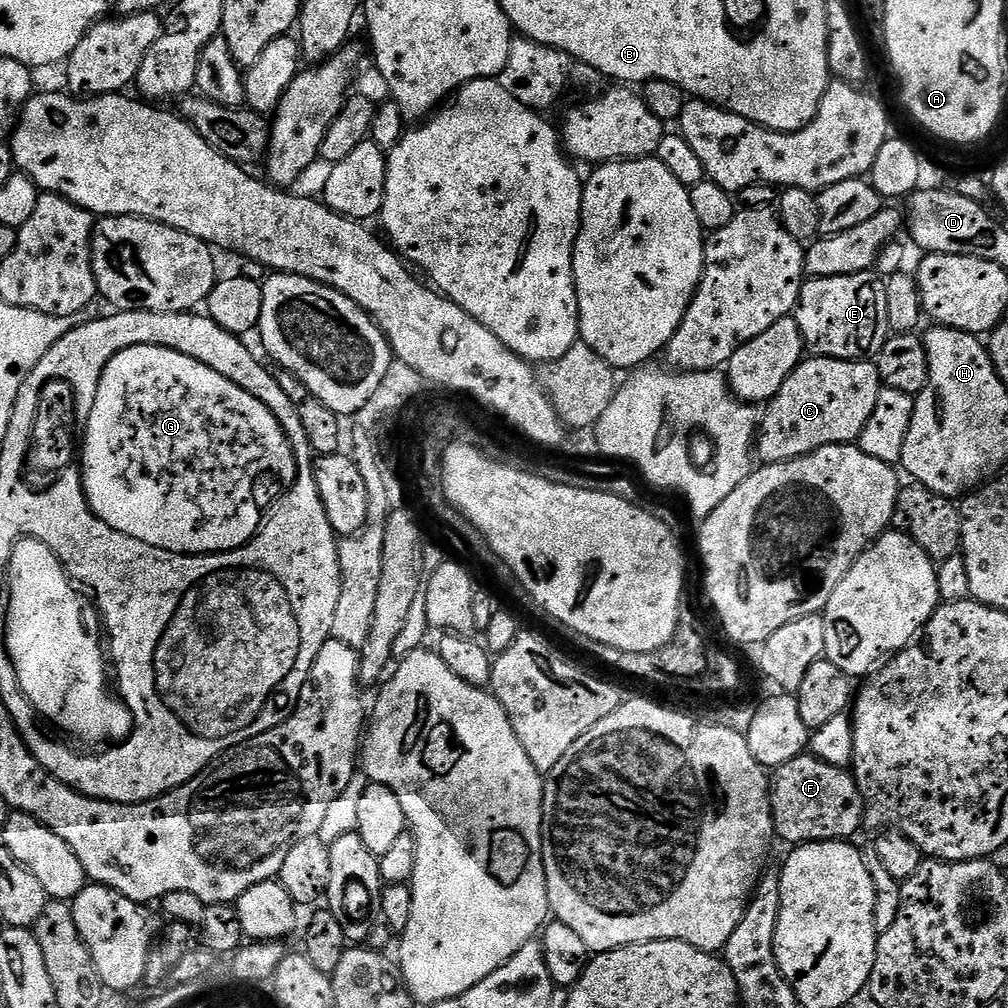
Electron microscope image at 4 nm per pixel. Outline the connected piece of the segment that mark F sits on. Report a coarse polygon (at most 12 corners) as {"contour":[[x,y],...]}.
{"contour":[[805,754],[770,776],[788,846],[847,840],[866,805],[847,768]]}

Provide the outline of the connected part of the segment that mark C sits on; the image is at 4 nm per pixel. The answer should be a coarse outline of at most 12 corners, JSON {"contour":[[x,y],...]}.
{"contour":[[801,360],[763,409],[764,464],[859,441],[875,363]]}

